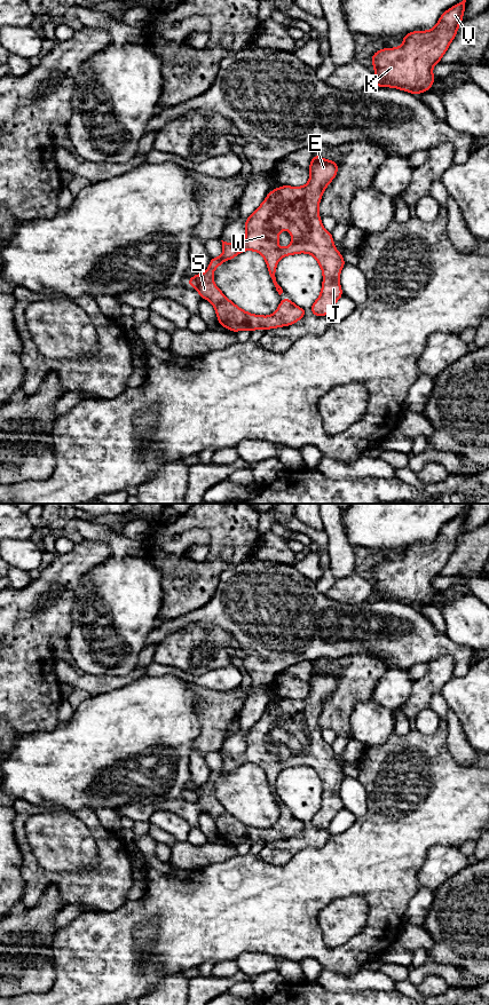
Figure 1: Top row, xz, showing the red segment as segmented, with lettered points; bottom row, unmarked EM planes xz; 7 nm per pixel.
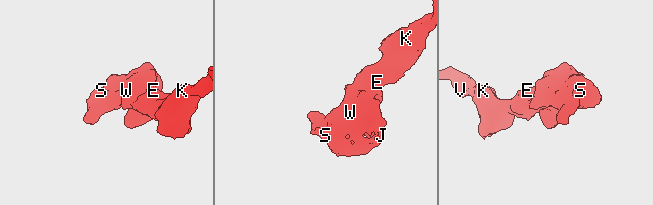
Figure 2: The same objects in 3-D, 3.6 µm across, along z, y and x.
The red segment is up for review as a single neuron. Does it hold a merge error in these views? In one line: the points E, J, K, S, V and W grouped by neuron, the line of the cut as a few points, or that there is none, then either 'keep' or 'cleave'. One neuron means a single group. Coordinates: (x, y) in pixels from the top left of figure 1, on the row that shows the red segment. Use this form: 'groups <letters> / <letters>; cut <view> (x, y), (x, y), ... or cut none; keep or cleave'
groups E J K S V W; cut none; keep

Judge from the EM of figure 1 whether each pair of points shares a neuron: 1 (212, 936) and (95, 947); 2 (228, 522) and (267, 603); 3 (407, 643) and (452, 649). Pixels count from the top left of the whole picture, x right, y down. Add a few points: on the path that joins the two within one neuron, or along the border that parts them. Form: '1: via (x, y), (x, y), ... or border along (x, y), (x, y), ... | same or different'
1: via (183, 911), (143, 911), (133, 915), (124, 923) | same
2: border along (253, 555), (239, 563), (235, 563), (222, 572) | different
3: via (418, 643), (441, 645) | same

